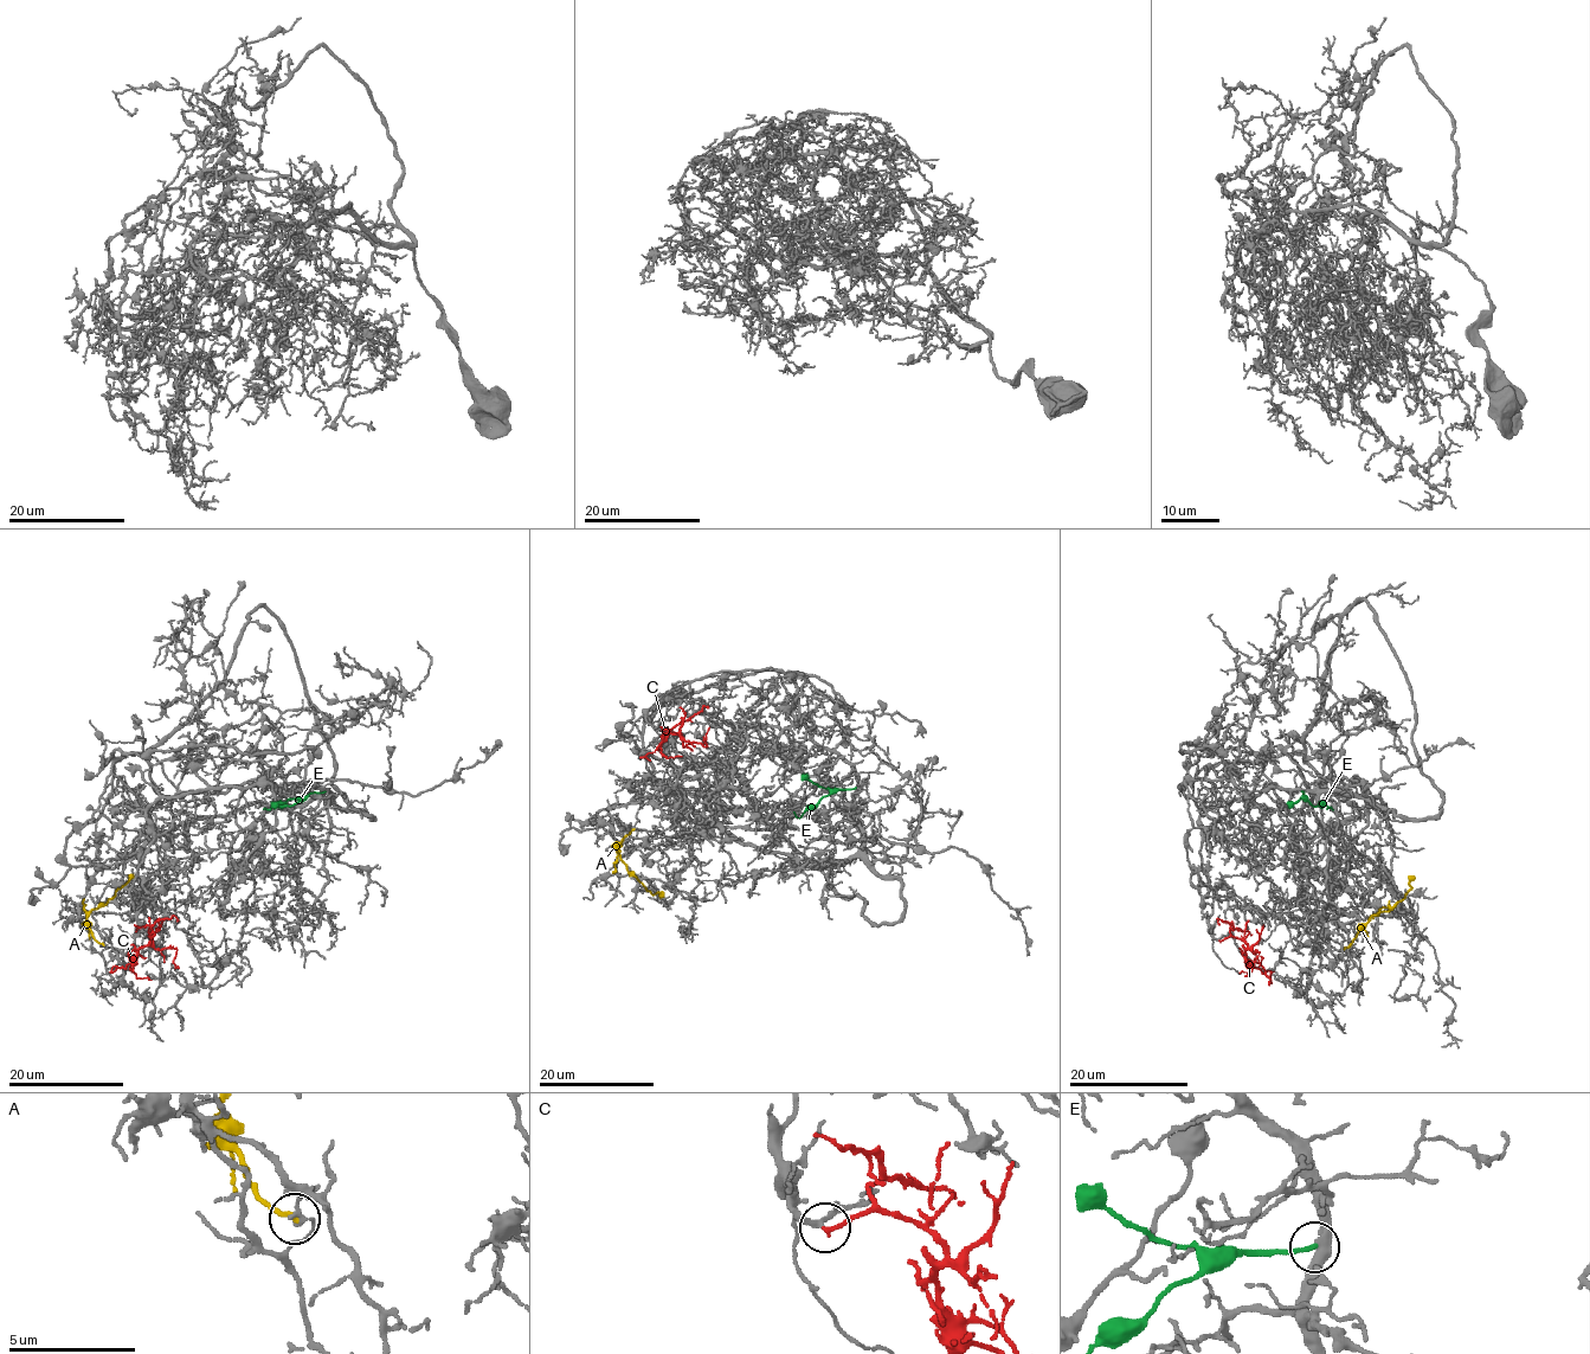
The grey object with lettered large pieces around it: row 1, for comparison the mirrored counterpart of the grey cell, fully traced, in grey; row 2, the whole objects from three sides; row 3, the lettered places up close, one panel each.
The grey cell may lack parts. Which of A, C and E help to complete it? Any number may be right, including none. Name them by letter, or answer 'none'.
C

